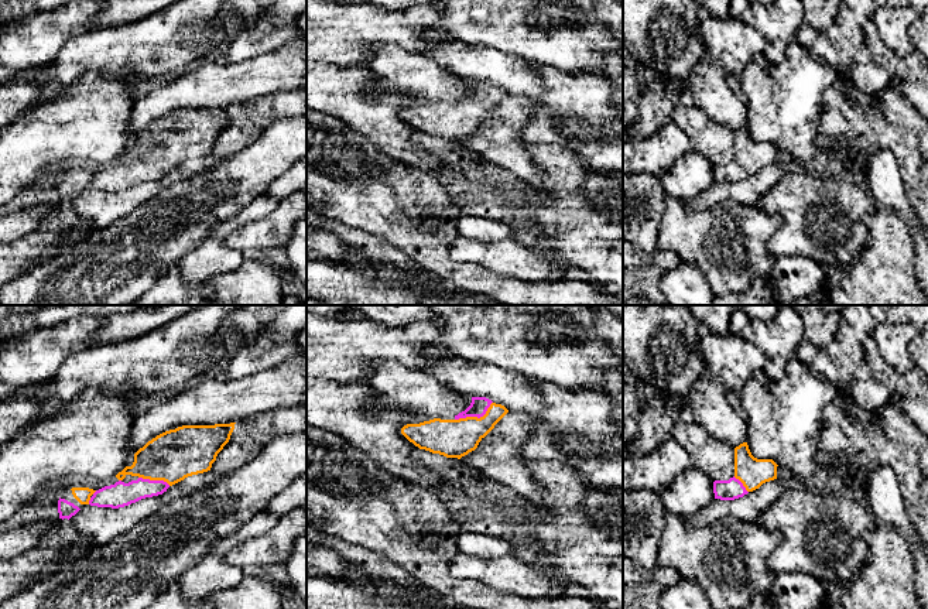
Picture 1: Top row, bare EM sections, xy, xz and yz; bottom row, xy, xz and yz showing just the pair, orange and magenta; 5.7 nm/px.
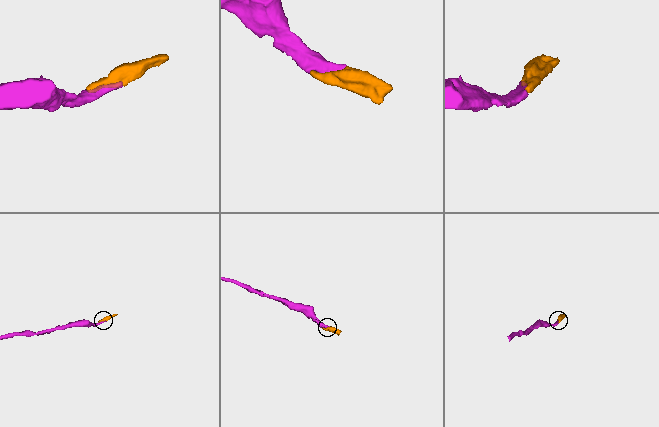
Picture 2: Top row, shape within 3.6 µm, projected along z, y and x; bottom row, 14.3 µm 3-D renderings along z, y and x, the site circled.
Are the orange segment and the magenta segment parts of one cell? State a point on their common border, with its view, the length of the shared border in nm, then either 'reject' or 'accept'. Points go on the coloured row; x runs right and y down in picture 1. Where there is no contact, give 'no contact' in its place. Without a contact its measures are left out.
meets orange in xz at (475, 417); contact 240 nm long; accept

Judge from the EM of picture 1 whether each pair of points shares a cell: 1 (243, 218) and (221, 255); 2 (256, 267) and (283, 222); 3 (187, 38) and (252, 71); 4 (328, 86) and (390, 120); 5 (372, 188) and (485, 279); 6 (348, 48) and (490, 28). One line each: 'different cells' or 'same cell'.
1: same cell
2: different cells
3: different cells
4: same cell
5: same cell
6: same cell

